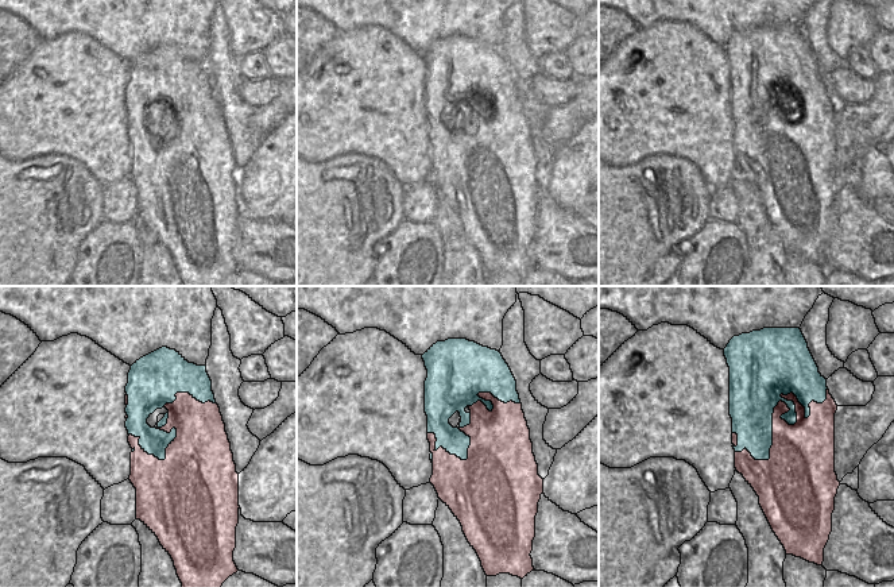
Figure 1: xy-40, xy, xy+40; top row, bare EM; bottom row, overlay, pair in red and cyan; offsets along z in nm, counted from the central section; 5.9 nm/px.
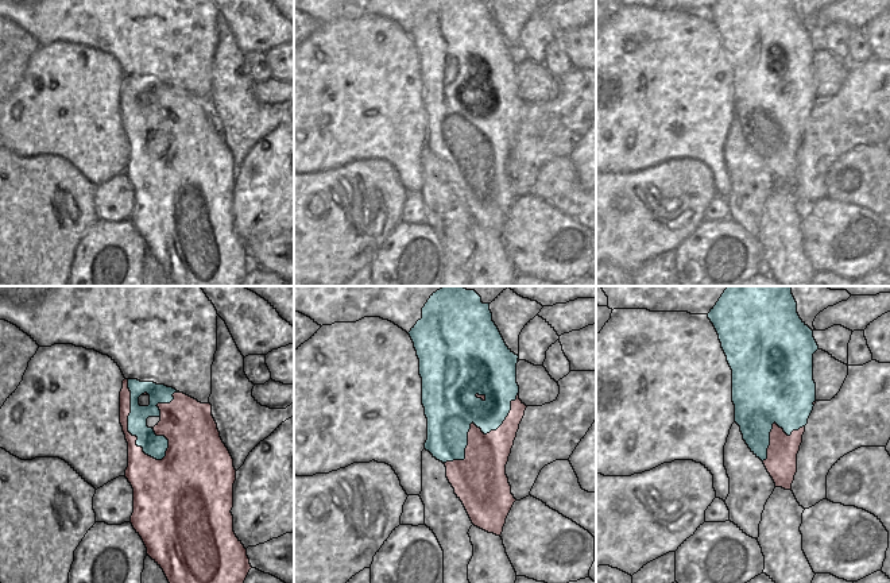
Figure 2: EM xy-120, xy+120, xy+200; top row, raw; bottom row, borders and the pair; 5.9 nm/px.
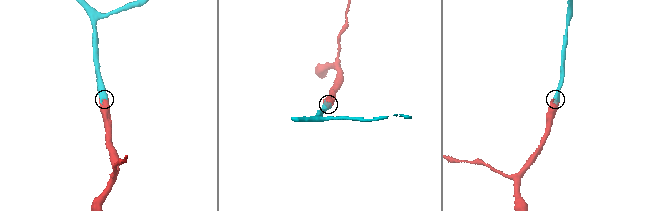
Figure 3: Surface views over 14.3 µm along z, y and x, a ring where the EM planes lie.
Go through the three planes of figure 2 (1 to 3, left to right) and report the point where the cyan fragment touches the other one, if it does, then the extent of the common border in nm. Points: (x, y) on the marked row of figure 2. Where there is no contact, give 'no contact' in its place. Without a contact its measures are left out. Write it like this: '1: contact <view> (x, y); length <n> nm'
1: contact xy-120 (127, 425); length 550 nm
2: contact xy+120 (473, 424); length 600 nm
3: contact xy+200 (773, 428); length 340 nm

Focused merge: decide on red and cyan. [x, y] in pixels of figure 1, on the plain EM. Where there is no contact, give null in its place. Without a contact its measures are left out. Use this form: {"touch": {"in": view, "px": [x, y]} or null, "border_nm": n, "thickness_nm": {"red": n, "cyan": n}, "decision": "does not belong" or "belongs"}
{"touch": {"in": "xy+40", "px": [774, 105]}, "border_nm": 650, "thickness_nm": {"red": 240, "cyan": 380}, "decision": "belongs"}

